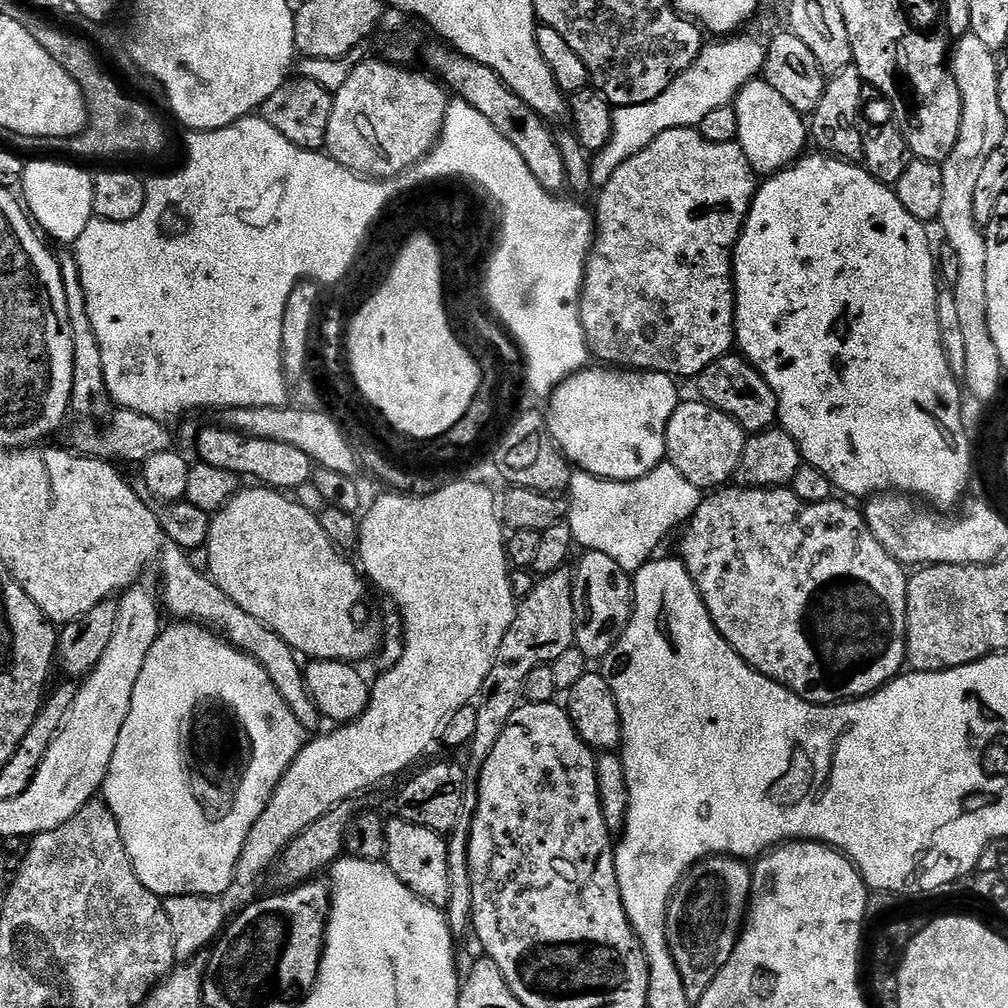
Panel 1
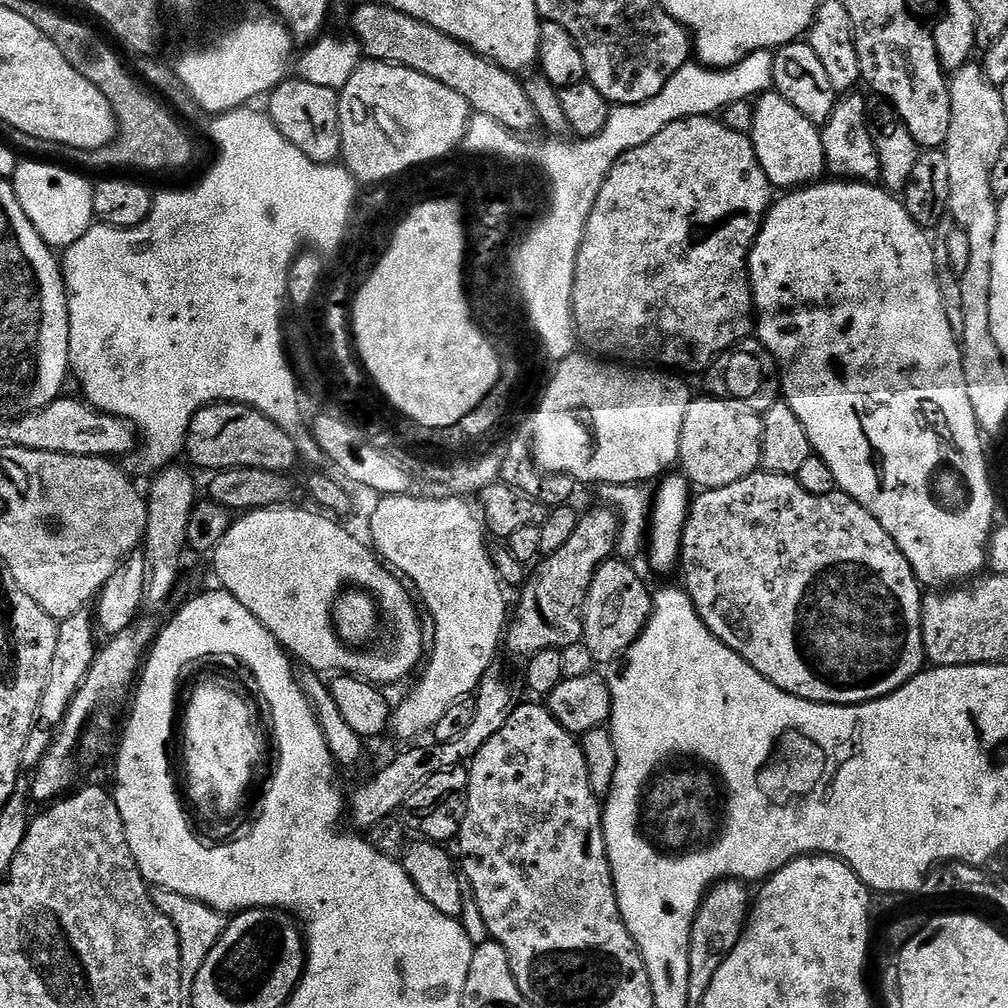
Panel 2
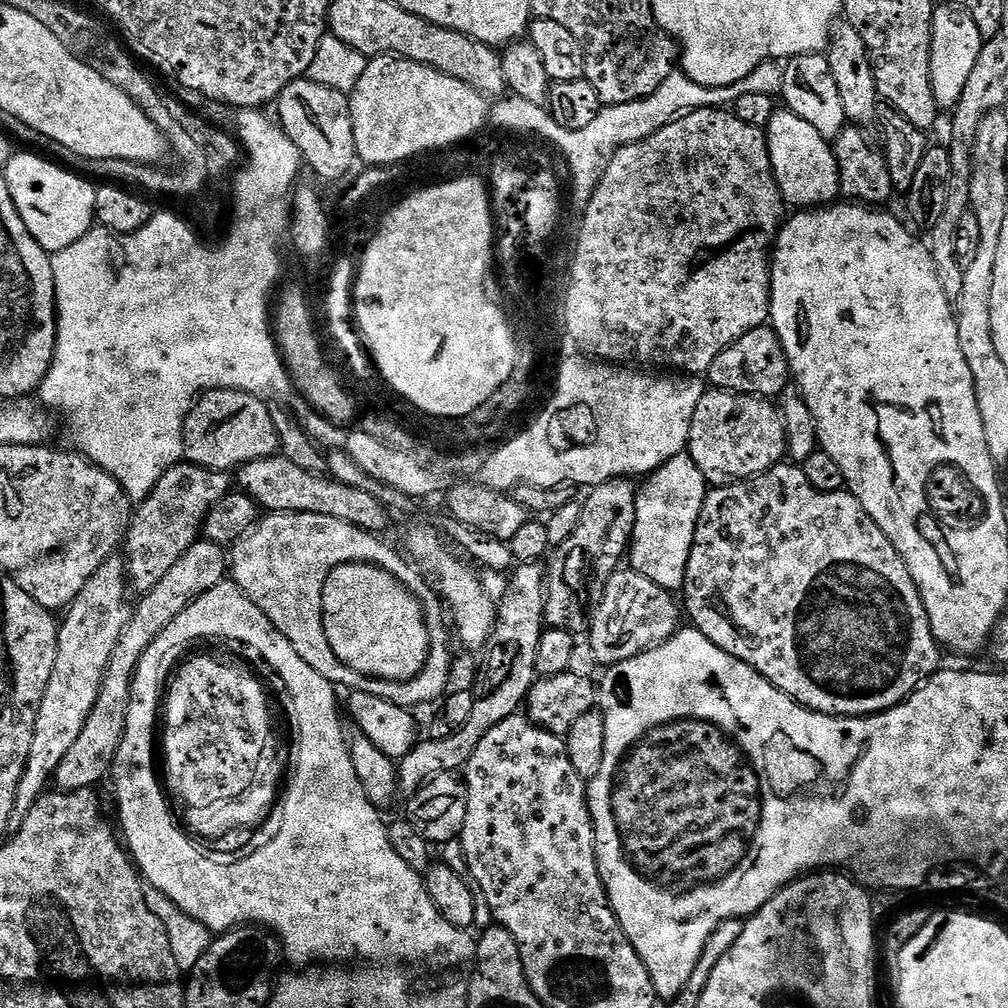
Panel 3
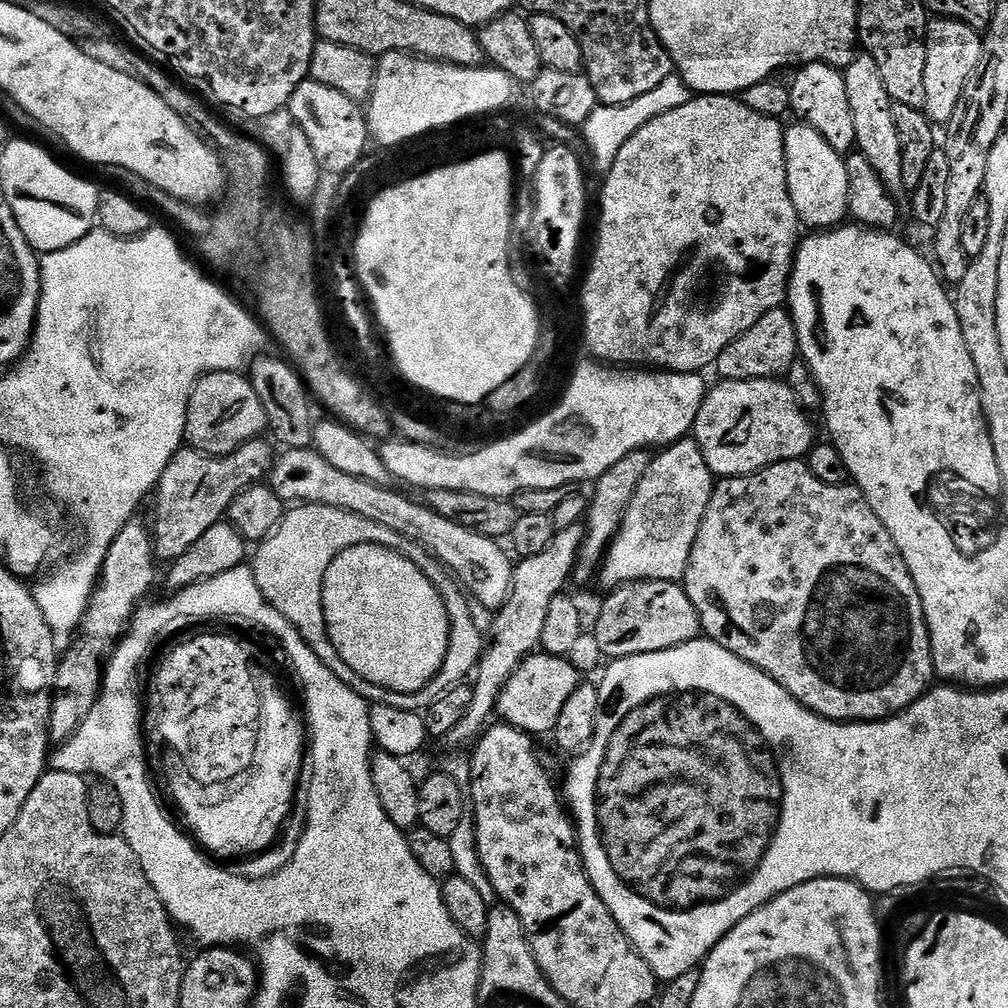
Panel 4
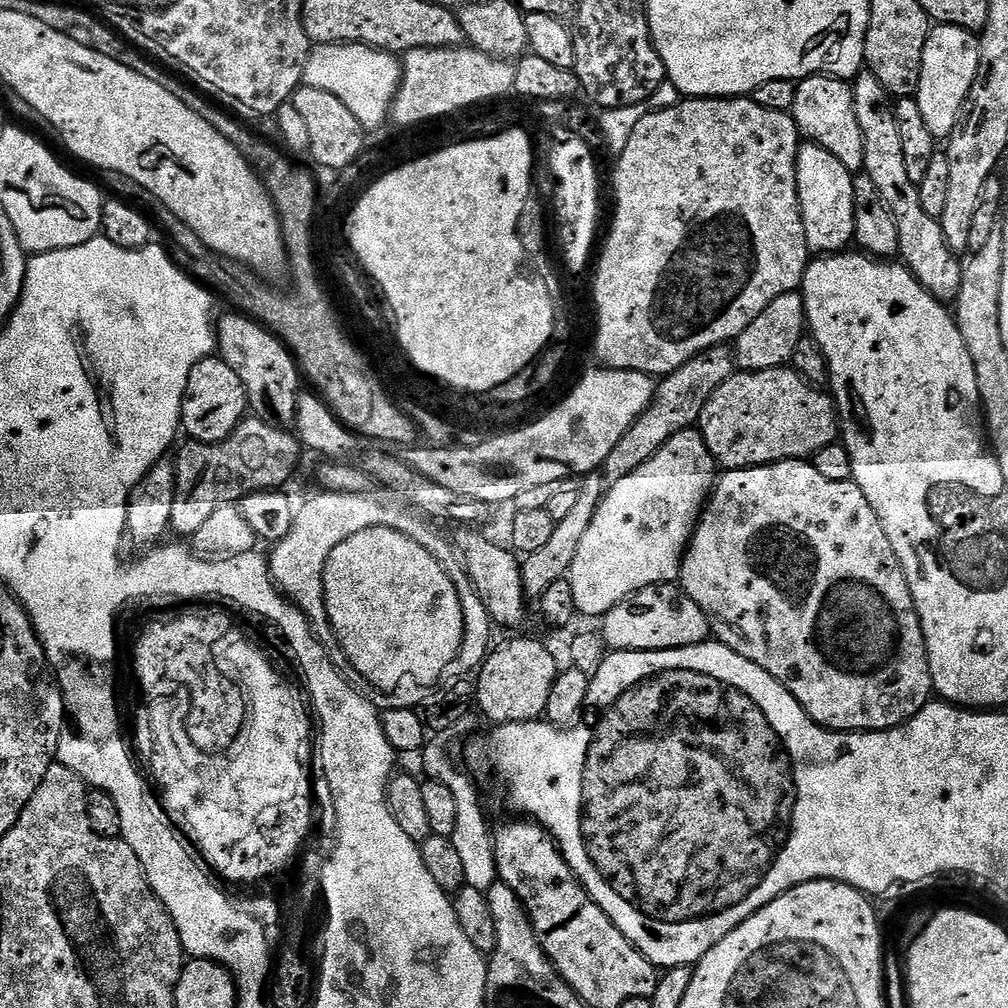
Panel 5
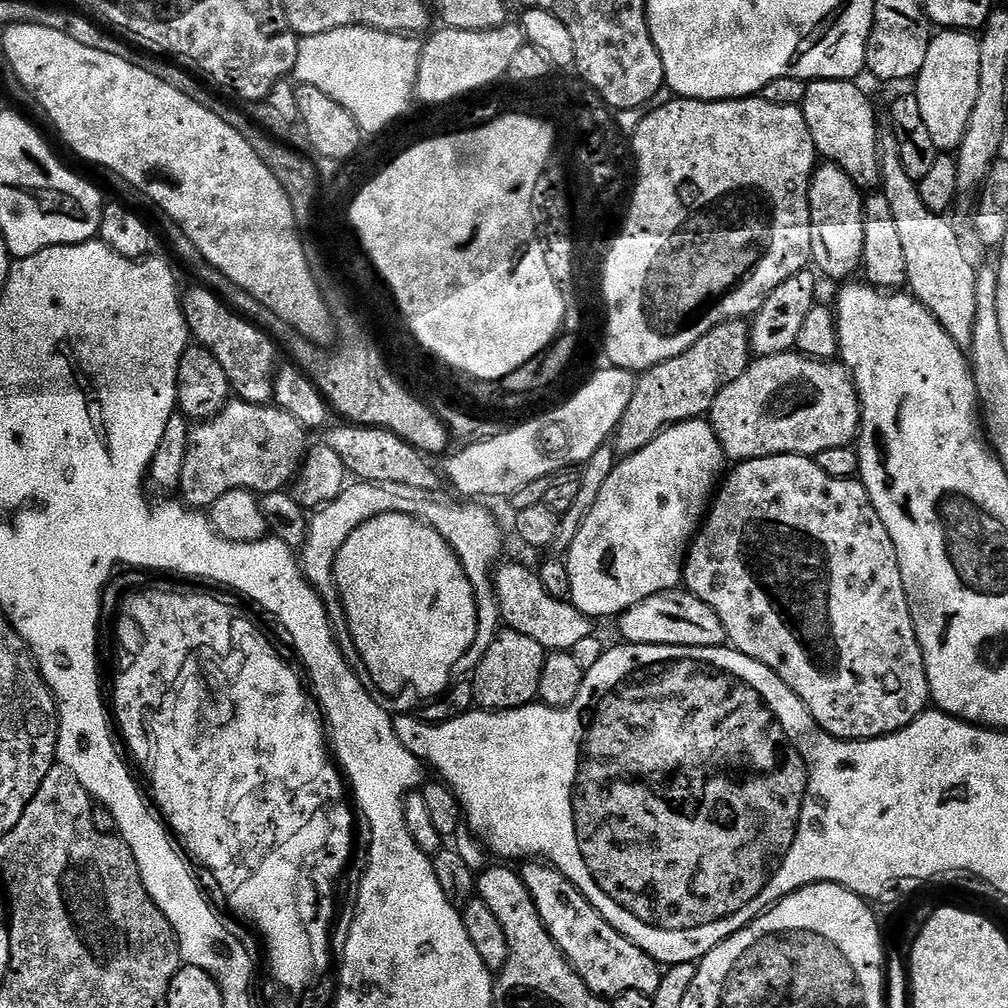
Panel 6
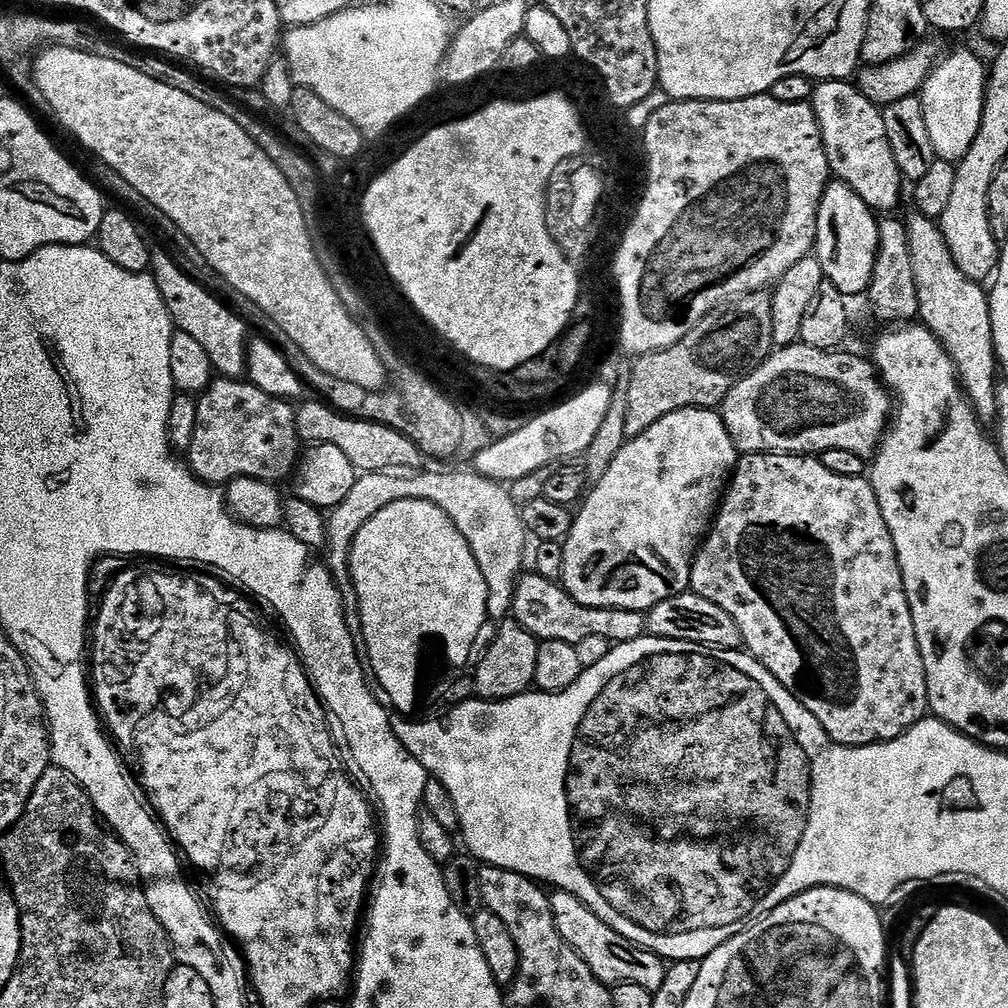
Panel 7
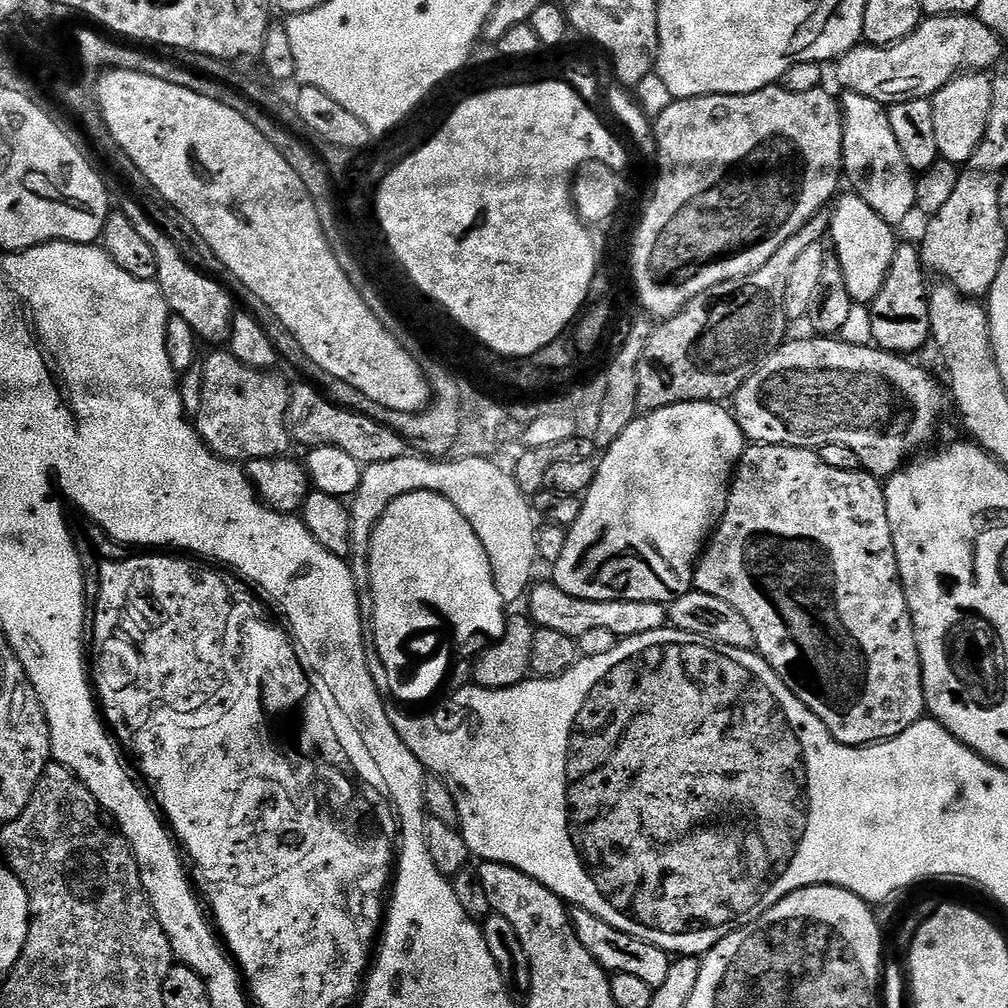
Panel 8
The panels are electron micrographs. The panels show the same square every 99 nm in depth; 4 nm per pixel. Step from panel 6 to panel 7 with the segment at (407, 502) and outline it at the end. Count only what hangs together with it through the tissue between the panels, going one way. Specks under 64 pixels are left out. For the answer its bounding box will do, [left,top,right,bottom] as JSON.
[326,470,526,622]

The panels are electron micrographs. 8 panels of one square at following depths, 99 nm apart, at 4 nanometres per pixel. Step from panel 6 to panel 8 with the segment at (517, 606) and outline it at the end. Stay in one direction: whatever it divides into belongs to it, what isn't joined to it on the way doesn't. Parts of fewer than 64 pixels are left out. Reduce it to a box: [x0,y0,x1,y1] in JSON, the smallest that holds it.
[526,582,669,638]

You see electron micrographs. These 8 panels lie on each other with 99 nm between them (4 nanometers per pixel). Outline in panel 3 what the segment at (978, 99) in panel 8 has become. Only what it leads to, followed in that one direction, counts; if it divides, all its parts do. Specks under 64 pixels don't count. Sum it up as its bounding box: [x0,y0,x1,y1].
[930,3,984,110]

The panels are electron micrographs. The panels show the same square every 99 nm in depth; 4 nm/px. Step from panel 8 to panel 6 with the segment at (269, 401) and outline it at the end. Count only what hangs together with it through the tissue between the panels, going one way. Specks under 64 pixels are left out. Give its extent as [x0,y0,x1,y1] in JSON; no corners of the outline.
[178,398,310,510]

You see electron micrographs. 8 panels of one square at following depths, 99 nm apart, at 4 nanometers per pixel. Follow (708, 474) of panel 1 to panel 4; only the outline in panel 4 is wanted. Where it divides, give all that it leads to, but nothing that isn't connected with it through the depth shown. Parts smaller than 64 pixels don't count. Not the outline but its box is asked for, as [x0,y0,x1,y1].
[694,379,817,477]

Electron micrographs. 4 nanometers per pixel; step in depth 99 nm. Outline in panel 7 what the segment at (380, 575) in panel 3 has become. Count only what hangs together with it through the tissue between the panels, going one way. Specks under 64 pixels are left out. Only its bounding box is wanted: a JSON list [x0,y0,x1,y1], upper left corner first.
[348,500,489,713]

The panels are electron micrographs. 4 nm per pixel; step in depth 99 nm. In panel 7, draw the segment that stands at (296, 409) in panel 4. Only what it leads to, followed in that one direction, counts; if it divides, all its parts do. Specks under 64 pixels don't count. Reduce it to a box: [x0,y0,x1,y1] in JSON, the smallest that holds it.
[150,251,249,378]

